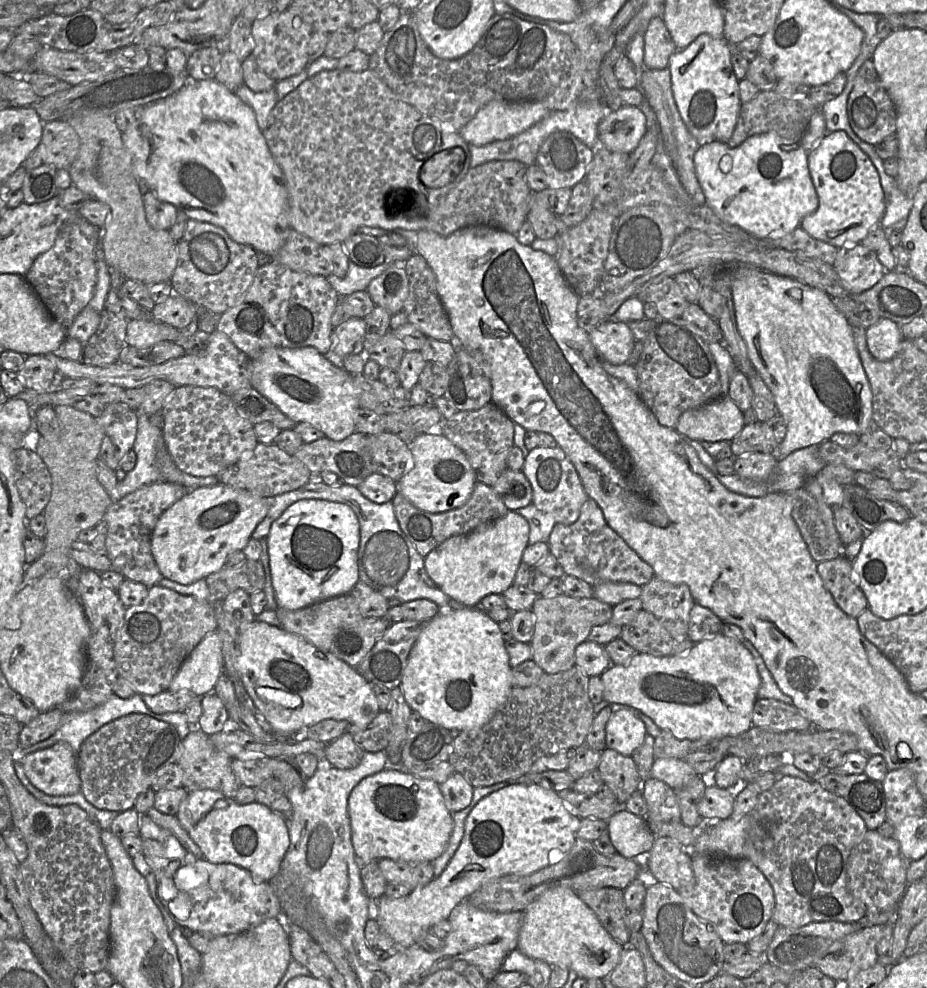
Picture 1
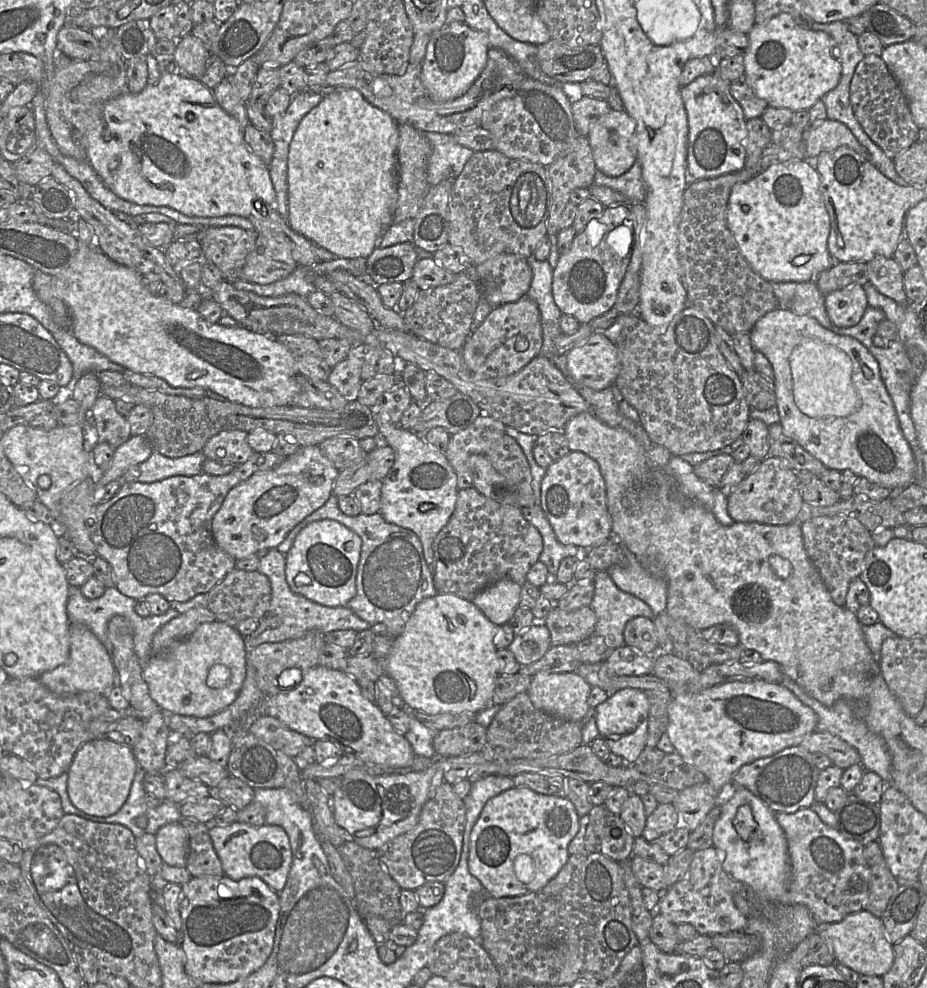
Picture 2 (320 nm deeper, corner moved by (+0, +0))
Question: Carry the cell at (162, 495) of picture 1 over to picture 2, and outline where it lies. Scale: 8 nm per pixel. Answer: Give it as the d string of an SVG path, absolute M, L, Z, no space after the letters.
M254 451L246 462L227 475L200 473L195 476L173 476L153 483L123 481L110 500L96 506L95 525L90 528L96 555L110 564L115 587L134 600L143 600L149 594L160 594L169 602L186 602L198 594L207 594L236 568L236 560L214 541L211 529L213 517L233 487L257 472L276 467L285 458L272 451Z

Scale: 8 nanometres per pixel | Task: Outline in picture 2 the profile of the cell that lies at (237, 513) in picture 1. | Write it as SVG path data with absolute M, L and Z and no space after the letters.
M318 445L300 447L276 467L253 474L228 492L212 520L211 529L215 543L235 560L247 558L262 549L277 549L298 523L326 503L333 493L339 472Z

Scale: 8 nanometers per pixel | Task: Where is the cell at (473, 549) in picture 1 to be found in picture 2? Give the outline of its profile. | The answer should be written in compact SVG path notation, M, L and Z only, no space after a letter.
M510 579L489 585L472 599L474 605L495 624L507 624L521 599L521 586Z

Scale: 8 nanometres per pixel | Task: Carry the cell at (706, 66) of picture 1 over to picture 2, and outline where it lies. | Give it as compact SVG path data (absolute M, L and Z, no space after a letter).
M716 71L681 87L681 96L688 122L687 170L690 179L712 179L741 171L747 155L747 120L741 105L731 94L730 82L723 80Z

